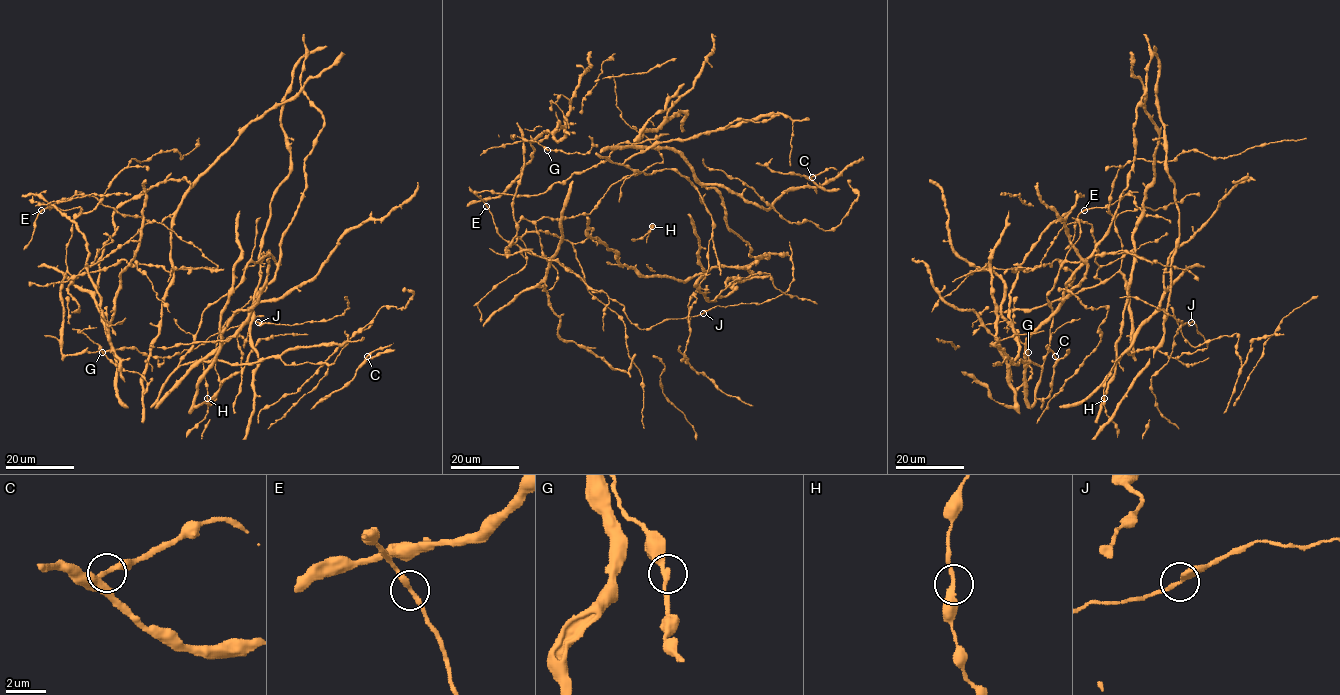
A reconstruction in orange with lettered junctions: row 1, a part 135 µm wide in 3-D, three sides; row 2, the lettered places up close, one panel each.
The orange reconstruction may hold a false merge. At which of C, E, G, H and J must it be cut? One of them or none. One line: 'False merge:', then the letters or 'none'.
False merge: none

